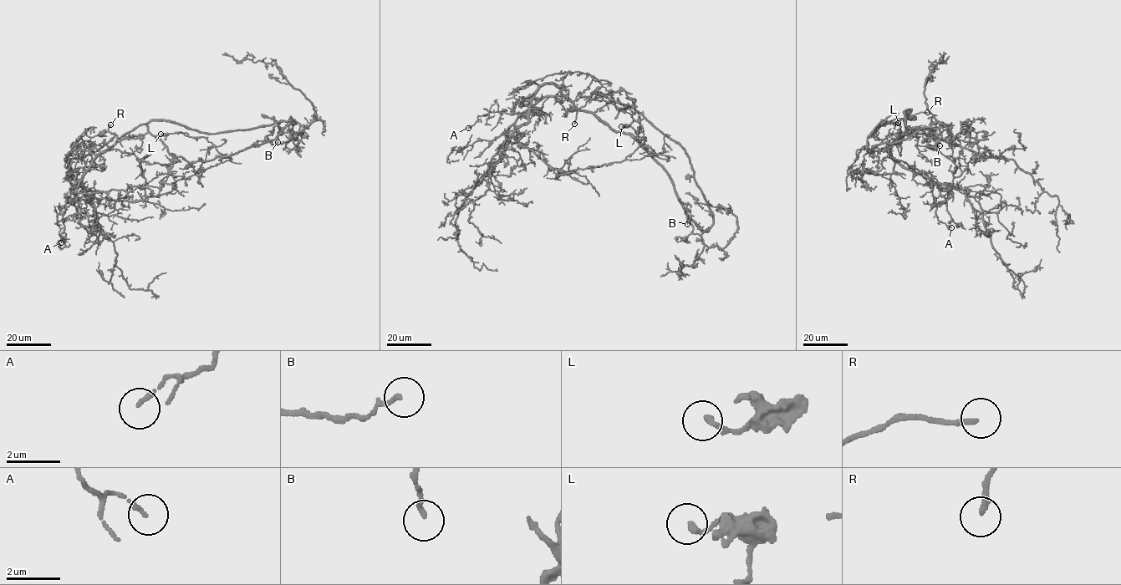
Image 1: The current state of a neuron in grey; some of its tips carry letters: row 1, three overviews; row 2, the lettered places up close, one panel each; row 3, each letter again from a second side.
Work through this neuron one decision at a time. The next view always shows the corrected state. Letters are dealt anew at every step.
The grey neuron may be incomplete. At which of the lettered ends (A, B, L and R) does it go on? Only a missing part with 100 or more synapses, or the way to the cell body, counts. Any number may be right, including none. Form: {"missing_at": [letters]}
{"missing_at": []}

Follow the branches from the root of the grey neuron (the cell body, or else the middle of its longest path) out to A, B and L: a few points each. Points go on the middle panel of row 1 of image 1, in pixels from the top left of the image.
A: (611, 129), (549, 83), (533, 95), (527, 113), (489, 112), (477, 116), (468, 128)
B: (611, 129), (633, 134), (647, 149), (672, 182), (685, 213), (707, 230), (691, 232), (687, 210), (687, 224)
L: (611, 129), (597, 109), (634, 105), (664, 135), (663, 152), (621, 126)

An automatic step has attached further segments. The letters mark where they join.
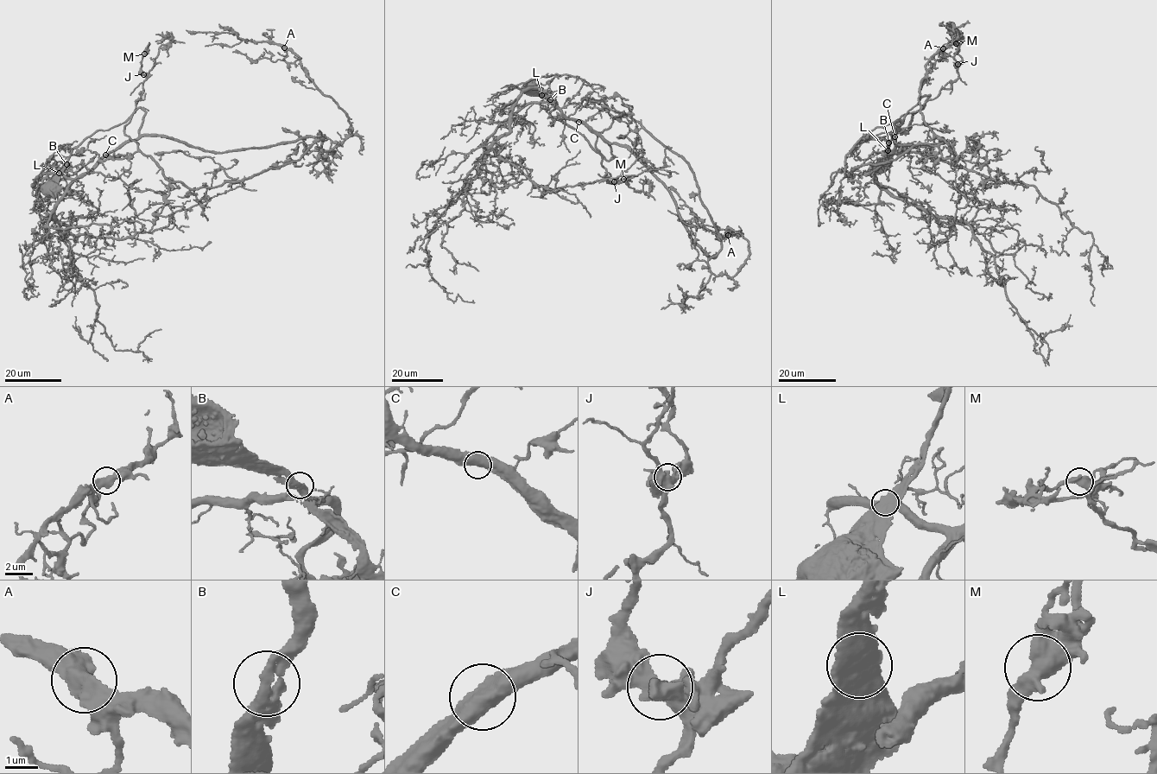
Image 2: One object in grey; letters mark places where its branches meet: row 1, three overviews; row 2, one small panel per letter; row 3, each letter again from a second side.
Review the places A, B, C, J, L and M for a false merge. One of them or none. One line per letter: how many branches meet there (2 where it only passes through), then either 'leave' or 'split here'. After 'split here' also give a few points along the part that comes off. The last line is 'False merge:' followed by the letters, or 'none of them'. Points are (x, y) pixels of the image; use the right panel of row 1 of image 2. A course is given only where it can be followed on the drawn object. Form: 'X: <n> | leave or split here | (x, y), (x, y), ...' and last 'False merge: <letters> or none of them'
A: 2 | leave
B: 2 | leave
C: 2 | leave
J: 3 | leave
L: 2 | leave
M: 2 | leave
False merge: none of them

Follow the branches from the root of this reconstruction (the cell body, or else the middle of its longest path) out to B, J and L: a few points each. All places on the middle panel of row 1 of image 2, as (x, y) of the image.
B: (529, 88), (529, 91), (550, 99)
J: (529, 88), (529, 91), (555, 103), (550, 115), (585, 138), (601, 156), (607, 182), (614, 181)
L: (529, 88), (529, 91), (541, 95)

